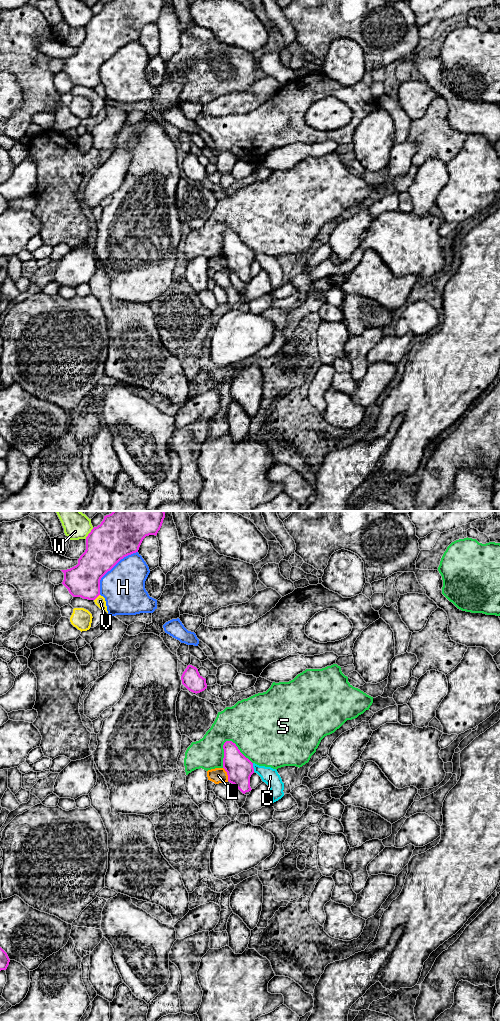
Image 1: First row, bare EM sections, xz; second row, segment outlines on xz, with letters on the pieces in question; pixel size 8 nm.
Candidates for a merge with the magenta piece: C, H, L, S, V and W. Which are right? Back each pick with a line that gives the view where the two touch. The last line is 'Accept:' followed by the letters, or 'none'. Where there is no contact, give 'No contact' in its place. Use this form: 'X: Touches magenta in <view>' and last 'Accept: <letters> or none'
Accept: none

